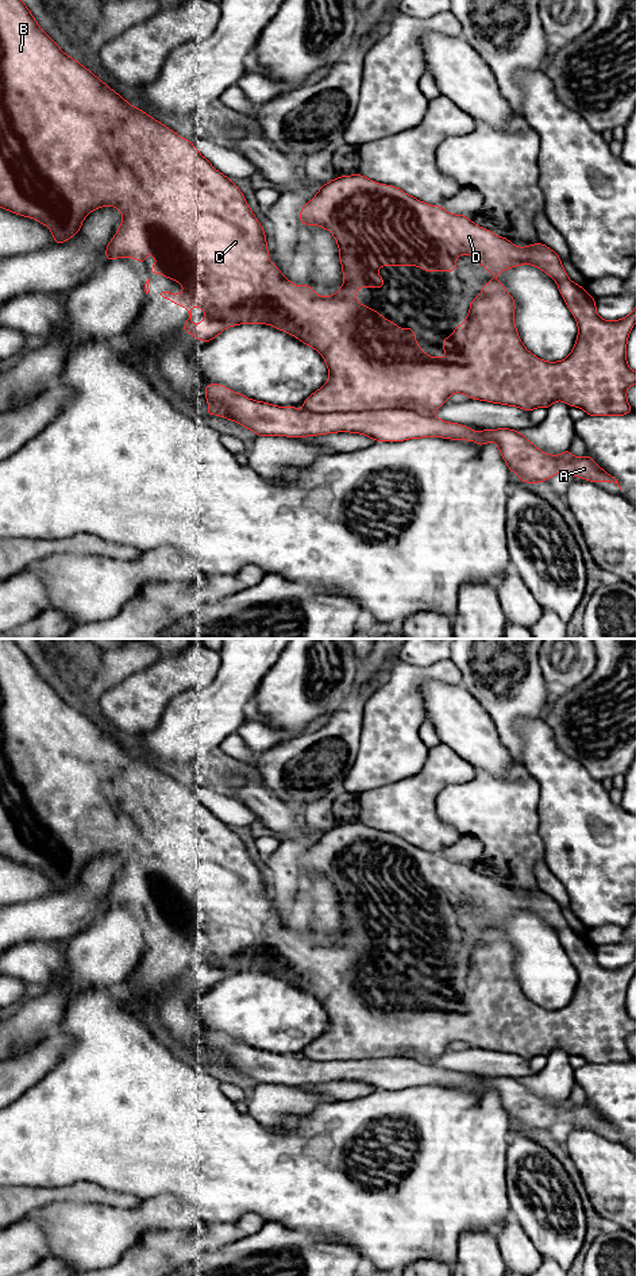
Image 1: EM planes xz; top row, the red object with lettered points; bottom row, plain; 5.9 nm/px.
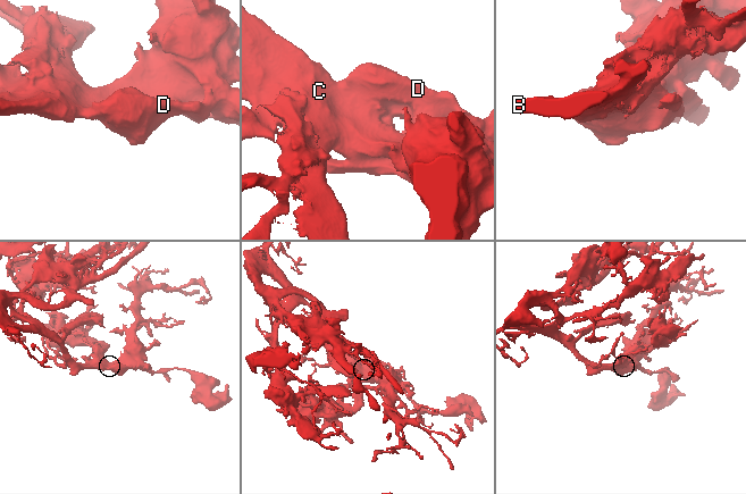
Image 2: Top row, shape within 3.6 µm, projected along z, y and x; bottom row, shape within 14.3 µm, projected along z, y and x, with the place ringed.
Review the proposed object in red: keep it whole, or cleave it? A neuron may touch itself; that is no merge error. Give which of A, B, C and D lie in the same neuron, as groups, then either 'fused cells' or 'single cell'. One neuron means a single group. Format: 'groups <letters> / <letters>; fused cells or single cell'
groups A / B C D; fused cells

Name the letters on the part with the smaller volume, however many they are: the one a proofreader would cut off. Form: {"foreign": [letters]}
{"foreign": ["A"]}

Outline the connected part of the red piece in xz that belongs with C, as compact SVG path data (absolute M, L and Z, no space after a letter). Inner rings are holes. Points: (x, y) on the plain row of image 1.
M0 639L0 856L4 856L8 860L18 861L24 866L31 866L42 871L43 874L50 876L54 891L62 893L68 887L78 882L84 867L92 859L107 853L117 856L123 861L123 866L119 878L116 879L111 890L107 893L105 909L109 910L116 906L135 906L142 913L144 913L146 902L149 898L151 898L151 905L155 906L158 911L150 914L150 924L153 924L154 921L162 922L165 926L171 926L185 936L177 944L174 944L169 938L158 940L159 947L169 947L173 952L181 953L188 959L189 967L182 974L181 979L190 982L197 988L211 990L228 975L239 972L267 972L297 986L300 990L321 1002L328 1015L329 1024L324 1034L317 1037L313 1042L311 1042L302 1049L304 1056L311 1060L371 1060L379 1057L398 1056L435 1065L435 1059L440 1056L444 1051L447 1051L448 1045L454 1041L463 1041L470 1048L517 1055L524 1057L525 1060L531 1060L536 1056L548 1057L555 1049L559 1048L566 1051L568 1055L577 1055L583 1057L587 1064L625 1064L633 1060L627 1048L627 1038L629 1034L636 1033L636 1019L633 1019L627 1011L627 991L631 978L636 971L636 955L628 964L620 968L608 969L601 967L597 961L595 947L590 944L583 937L583 934L574 932L568 926L567 921L562 914L560 905L546 893L537 890L527 895L517 895L509 887L497 884L492 879L477 874L467 864L452 863L440 853L428 853L424 849L420 849L413 844L406 843L400 836L386 832L378 832L367 825L361 824L359 821L352 824L340 824L339 826L334 826L329 830L324 832L317 839L317 843L311 849L305 851L300 859L300 872L319 874L328 878L334 883L339 895L339 907L343 918L344 932L334 944L317 944L313 940L312 933L294 933L282 924L282 920L277 917L273 910L269 909L269 898L266 894L267 887L265 883L265 878L258 870L258 867L254 864L251 856L244 847L244 843L232 830L231 826L217 820L211 813L211 810L200 802L200 799L193 794L190 789L184 787L173 778L170 778L161 770L153 767L142 757L132 755L122 745L122 743L112 739L89 717L65 702L59 697L59 694L39 675L31 659L12 639ZM463 902L471 903L475 910L482 913L493 925L505 920L506 917L512 917L520 913L532 913L539 915L551 926L554 926L567 956L571 959L578 972L578 984L571 1002L563 1009L548 1010L529 1001L523 992L516 978L516 951L504 934L504 932L496 926L490 928L483 933L481 942L477 947L470 948L470 961L465 964L465 972L456 974L454 976L452 984L444 986L443 999L447 1002L446 1006L428 1005L427 1001L424 1001L421 995L417 994L416 980L412 979L409 974L401 978L398 974L394 972L393 968L385 968L383 964L379 963L375 957L369 957L365 952L356 951L358 936L386 934L383 926L378 924L379 914L420 914L423 920L456 920L456 905ZM194 952L205 960L205 965L198 974L192 972L192 956Z

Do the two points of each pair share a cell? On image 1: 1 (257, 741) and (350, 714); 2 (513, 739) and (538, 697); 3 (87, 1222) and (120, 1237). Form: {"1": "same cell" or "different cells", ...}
{"1": "different cells", "2": "same cell", "3": "same cell"}

